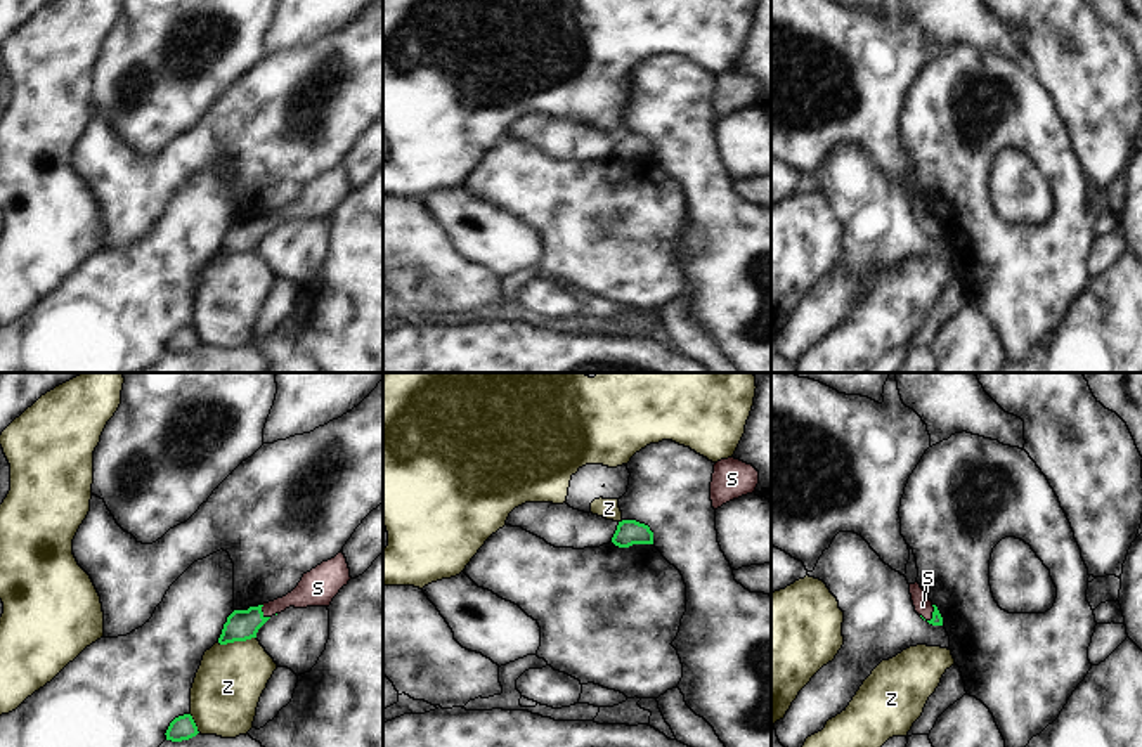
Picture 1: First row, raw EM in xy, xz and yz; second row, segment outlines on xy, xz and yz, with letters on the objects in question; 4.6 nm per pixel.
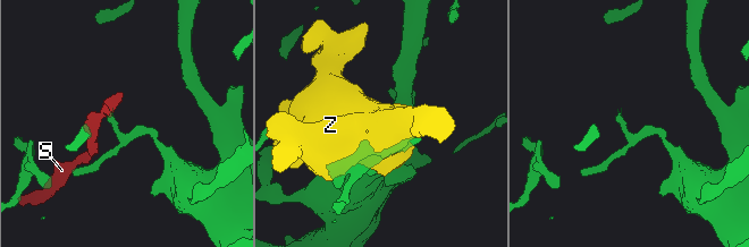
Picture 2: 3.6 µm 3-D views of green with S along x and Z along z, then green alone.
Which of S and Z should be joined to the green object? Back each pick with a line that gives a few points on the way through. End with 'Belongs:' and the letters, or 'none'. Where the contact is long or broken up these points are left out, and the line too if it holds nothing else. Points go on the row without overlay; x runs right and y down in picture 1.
S: way xy (241, 236), (262, 224), (311, 203)
Belongs: S

